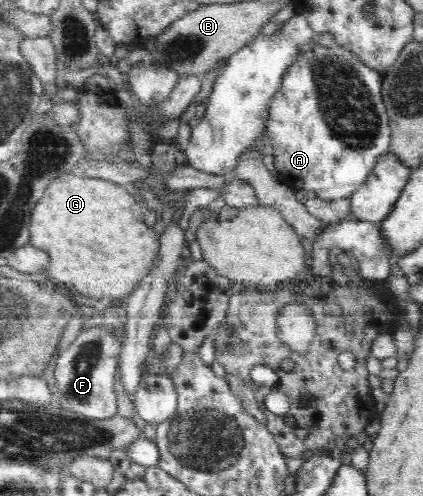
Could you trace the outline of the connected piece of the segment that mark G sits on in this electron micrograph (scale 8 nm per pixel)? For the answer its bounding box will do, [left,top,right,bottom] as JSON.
[28,172,159,302]

